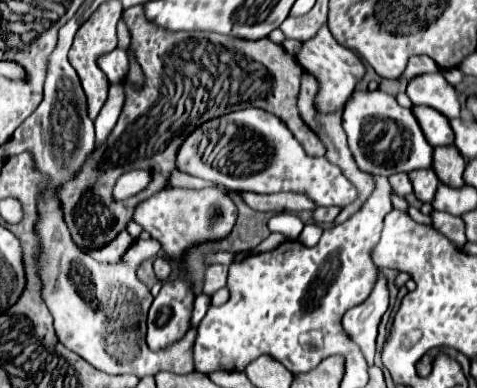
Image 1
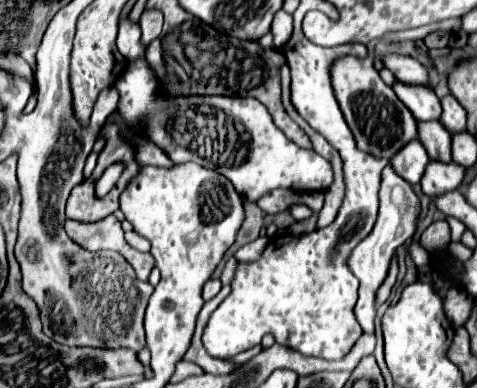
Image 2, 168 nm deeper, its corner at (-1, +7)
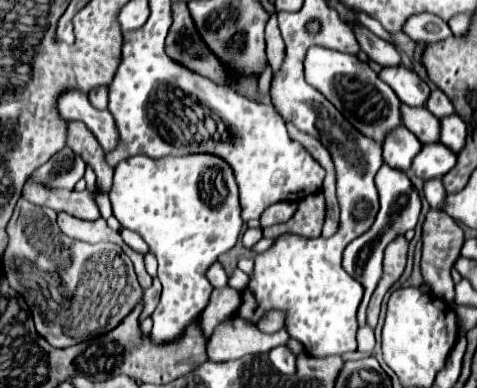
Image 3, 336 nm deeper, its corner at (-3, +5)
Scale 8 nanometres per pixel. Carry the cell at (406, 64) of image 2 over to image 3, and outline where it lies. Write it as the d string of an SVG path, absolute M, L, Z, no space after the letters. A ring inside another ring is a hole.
M353 30L357 40L359 40L359 46L361 50L377 64L381 66L401 66L403 60L401 60L401 54L395 50L393 44L377 38L373 32L369 30L363 30L363 34L359 34L359 30Z

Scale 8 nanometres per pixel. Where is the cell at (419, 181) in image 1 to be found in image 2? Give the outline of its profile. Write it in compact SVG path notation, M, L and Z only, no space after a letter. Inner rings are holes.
M411 140L411 144L405 144L405 148L401 148L401 152L397 152L397 156L393 156L391 160L393 170L409 184L419 184L427 164L429 156L419 140Z

